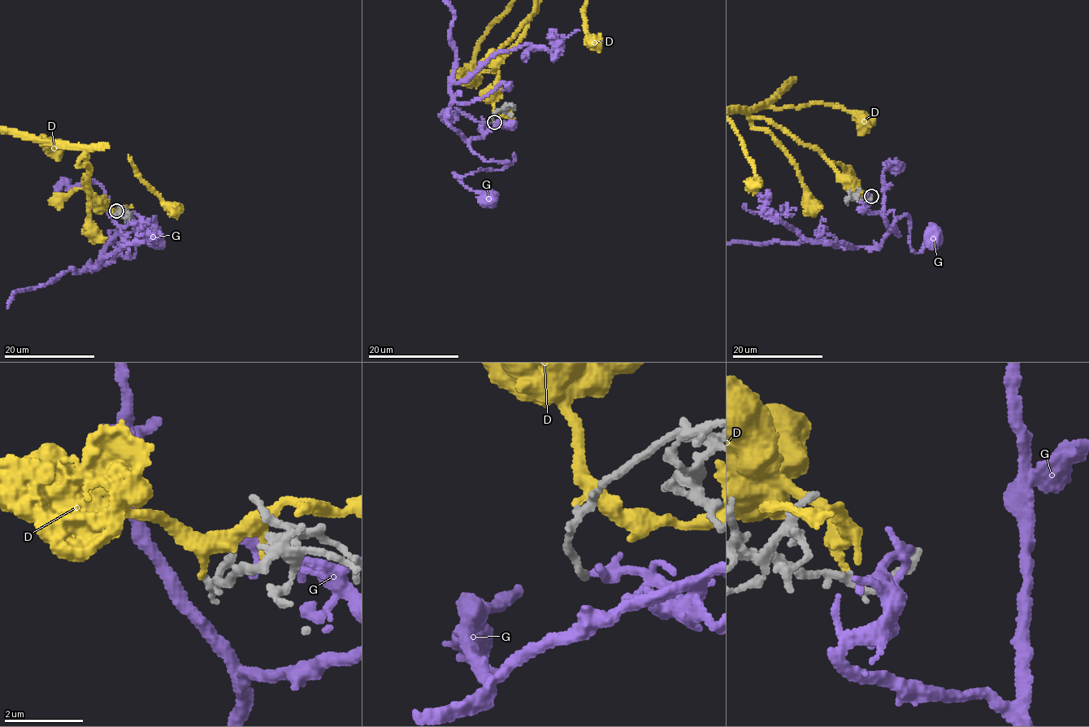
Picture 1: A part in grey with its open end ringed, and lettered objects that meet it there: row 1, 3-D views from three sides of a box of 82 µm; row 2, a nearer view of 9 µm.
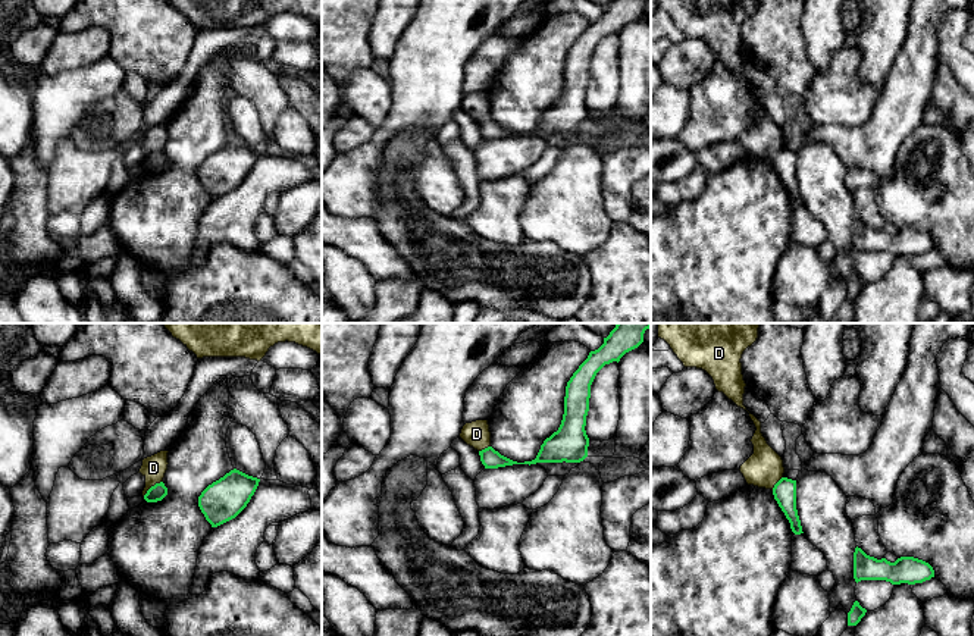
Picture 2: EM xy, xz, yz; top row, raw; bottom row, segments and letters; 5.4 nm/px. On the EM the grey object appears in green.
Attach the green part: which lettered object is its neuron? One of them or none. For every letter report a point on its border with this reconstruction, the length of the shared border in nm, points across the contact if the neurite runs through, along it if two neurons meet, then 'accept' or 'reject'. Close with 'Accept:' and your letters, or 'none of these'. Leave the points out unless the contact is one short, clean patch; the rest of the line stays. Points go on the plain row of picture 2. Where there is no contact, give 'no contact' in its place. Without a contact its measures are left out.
D: contact xy (152, 157); length 140 nm; border xy (162, 152), (156, 153), (143, 166); reject
G: no contact; reject
Accept: none of these

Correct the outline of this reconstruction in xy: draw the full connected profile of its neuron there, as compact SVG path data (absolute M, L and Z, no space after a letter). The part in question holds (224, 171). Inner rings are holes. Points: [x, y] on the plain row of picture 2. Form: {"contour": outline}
{"contour": "M237 140L209 156L198 167L198 178L212 198L235 189L250 173L260 150Z"}

